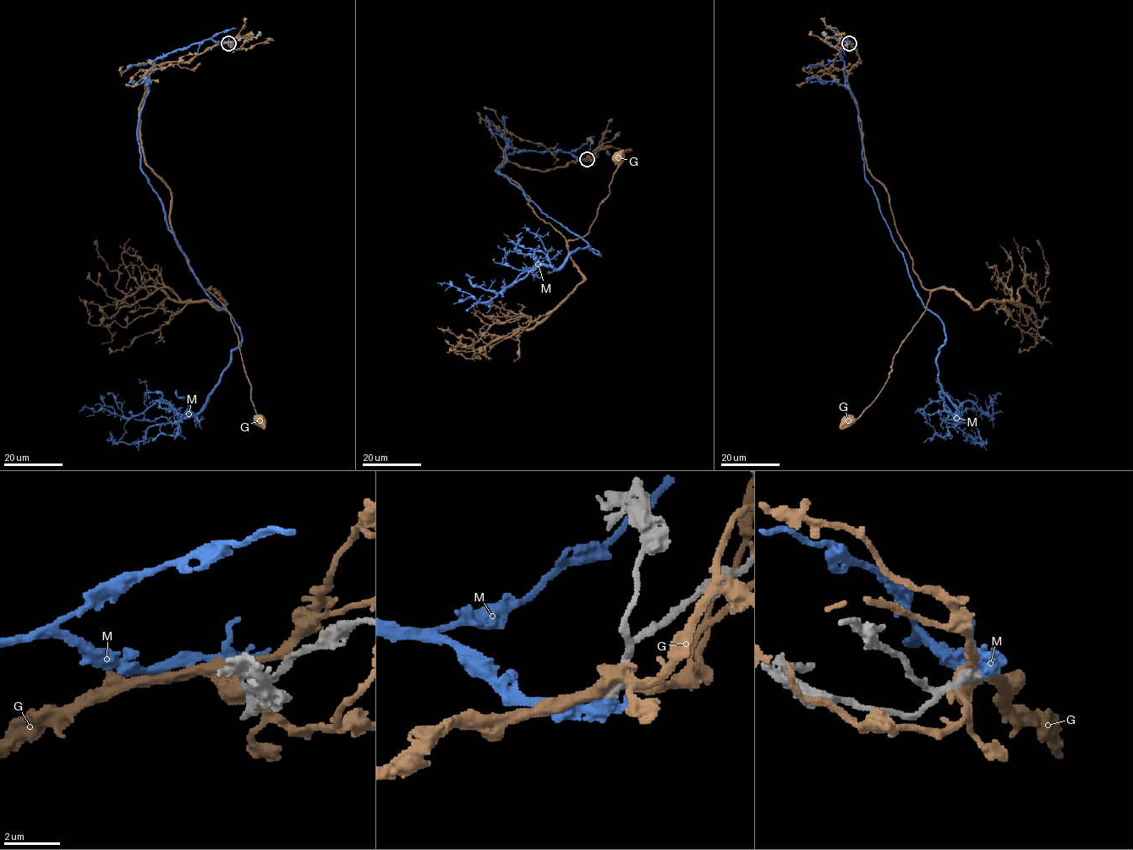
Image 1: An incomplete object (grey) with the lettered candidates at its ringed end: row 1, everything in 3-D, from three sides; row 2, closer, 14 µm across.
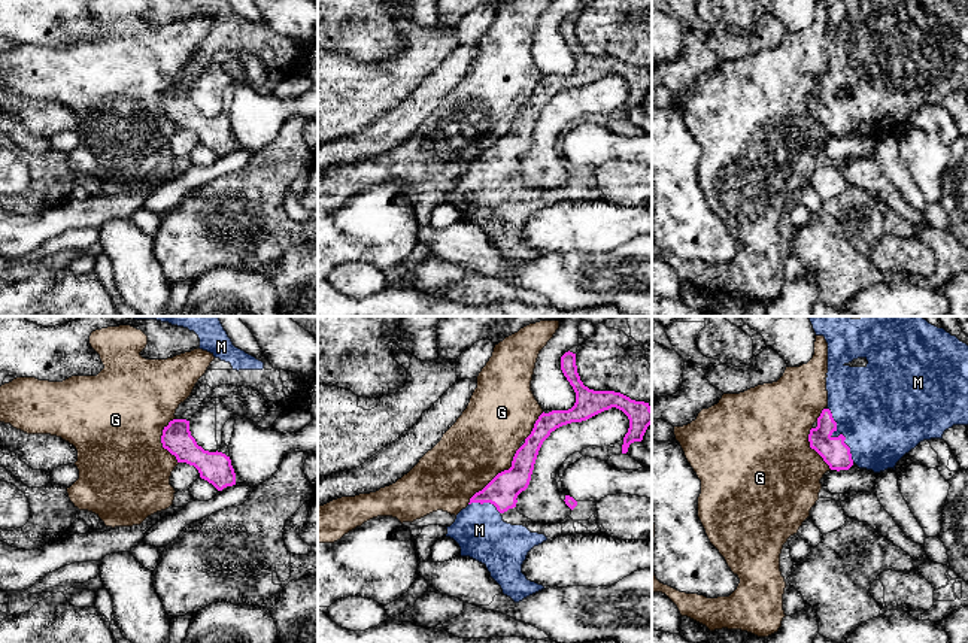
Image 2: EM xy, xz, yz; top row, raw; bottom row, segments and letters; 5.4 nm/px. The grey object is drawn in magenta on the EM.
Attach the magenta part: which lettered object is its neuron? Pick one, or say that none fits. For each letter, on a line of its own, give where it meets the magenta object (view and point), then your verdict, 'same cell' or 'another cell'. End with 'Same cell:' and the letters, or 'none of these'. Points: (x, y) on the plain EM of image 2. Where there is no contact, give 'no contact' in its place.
G: meets magenta in xz at (498, 139); another cell
M: meets magenta in yz at (838, 102); same cell
Same cell: M

